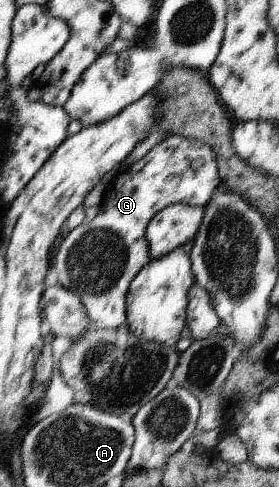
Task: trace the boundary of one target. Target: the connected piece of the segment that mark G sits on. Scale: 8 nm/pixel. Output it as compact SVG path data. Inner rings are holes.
M168 135L156 143L141 159L127 167L125 173L118 172L104 192L104 200L98 214L90 222L82 221L68 232L66 238L56 246L53 255L53 268L58 274L58 282L73 292L85 306L91 322L91 330L118 329L127 322L127 297L136 276L150 264L152 254L147 239L147 226L164 207L174 203L188 203L205 207L221 186L218 156L203 139Z

